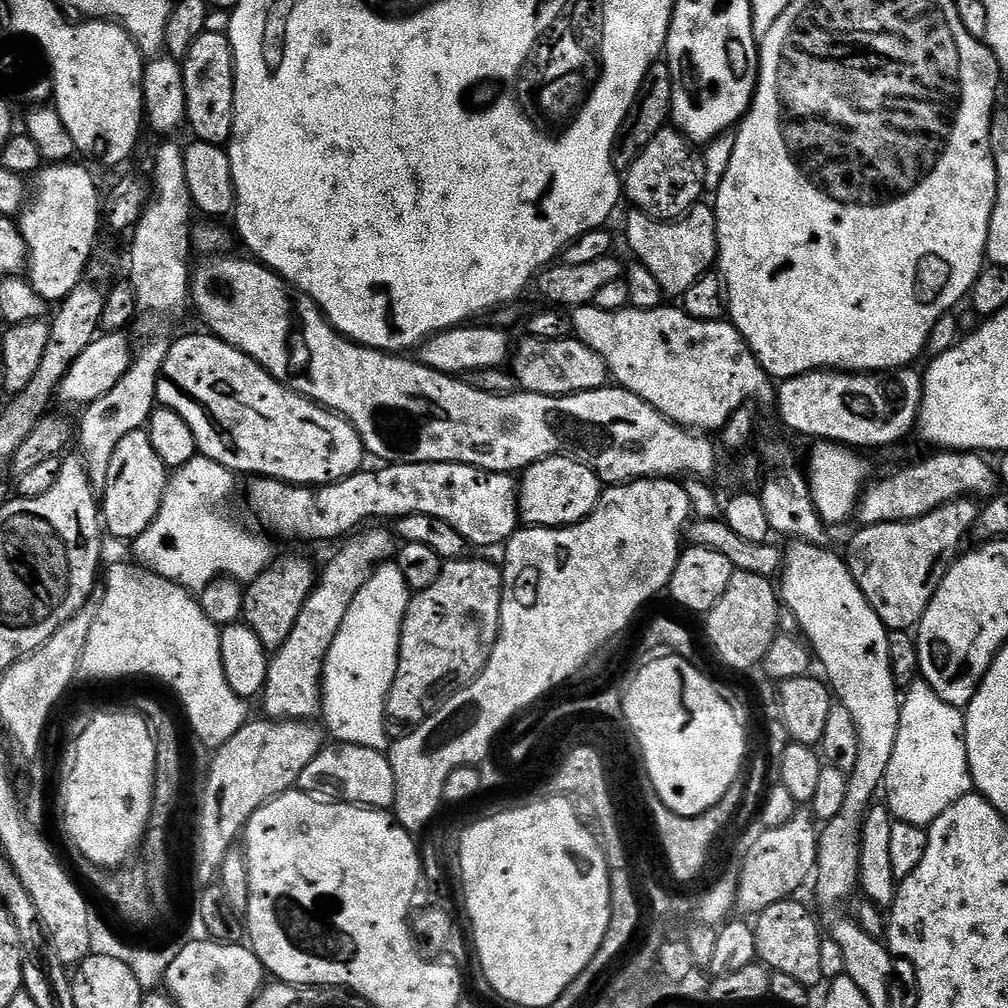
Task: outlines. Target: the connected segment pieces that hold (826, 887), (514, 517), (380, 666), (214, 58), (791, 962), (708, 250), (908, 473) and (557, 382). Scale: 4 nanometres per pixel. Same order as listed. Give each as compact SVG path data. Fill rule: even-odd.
M792 542L788 544L782 552L782 567L778 573L778 595L782 601L783 607L788 608L794 614L794 618L798 618L798 626L800 632L806 637L806 643L814 653L818 664L824 667L822 671L823 679L832 690L833 697L841 704L846 706L847 712L854 717L854 726L858 726L858 762L854 762L854 770L847 773L848 785L846 786L846 802L842 806L842 811L835 816L834 819L827 821L819 829L818 843L816 845L816 867L814 869L814 884L816 880L816 896L825 904L826 907L832 908L835 904L840 904L843 900L848 900L852 896L852 891L857 891L860 883L860 828L864 825L864 816L868 809L872 807L877 799L878 793L883 789L884 779L886 778L886 766L890 766L890 757L894 755L894 742L898 742L898 726L900 725L900 702L901 697L898 695L898 689L894 682L894 674L890 670L890 642L888 641L888 633L890 629L882 622L882 618L878 618L878 614L874 614L874 610L870 606L870 602L866 602L866 594L862 594L862 590L858 586L858 582L854 582L854 578L850 574L845 557L840 556L836 552L831 552L828 546L820 547L814 544Z
M450 462L385 463L377 472L368 471L355 472L350 478L333 484L287 484L281 480L256 478L251 481L253 484L248 488L248 508L256 515L261 529L269 528L269 530L264 530L271 533L273 537L285 536L288 540L337 539L336 541L339 541L369 522L384 522L387 516L399 518L410 514L430 514L430 518L442 518L442 522L454 526L454 530L462 534L462 538L468 545L476 547L477 544L480 548L492 548L495 544L507 545L509 538L517 532L518 525L521 523L518 507L518 480L515 475Z
M394 562L381 564L369 575L354 598L334 646L324 663L322 717L333 741L387 753L390 748L386 725L388 695L400 661L400 631L408 609L410 589Z
M203 32L190 46L182 61L184 70L185 106L188 111L187 127L192 127L192 136L207 144L227 145L232 137L232 107L234 106L234 82L236 81L232 67L232 48L228 45L228 37L222 32Z
M789 898L774 902L774 906L766 906L766 910L755 917L756 958L765 968L778 974L787 974L812 990L816 983L824 980L821 965L822 933L811 910L798 901Z
M697 203L688 213L678 220L653 220L651 216L635 210L629 211L628 216L628 248L636 255L635 259L650 274L654 274L654 282L660 291L668 298L679 298L683 292L690 290L699 276L709 275L708 268L718 260L718 234L716 233L716 213L711 203Z
M933 451L933 456L925 458L921 464L912 464L876 485L865 487L864 495L858 505L860 524L906 524L930 514L946 502L965 498L988 498L997 491L998 472L987 464L979 452ZM873 487L873 488L872 488ZM996 488L996 489L995 489Z
M533 336L524 338L524 341L517 348L515 345L514 351L511 353L510 371L512 377L516 379L517 385L523 391L546 394L547 396L573 396L579 392L598 390L605 387L610 380L604 359L598 354L594 354L594 350L590 350L590 346L586 346L575 338L566 340L539 340Z

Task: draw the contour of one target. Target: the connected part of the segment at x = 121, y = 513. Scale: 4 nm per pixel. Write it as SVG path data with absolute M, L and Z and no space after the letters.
M147 431L126 434L118 442L118 450L114 450L114 458L110 458L110 474L102 489L102 524L107 535L109 532L114 539L125 542L137 540L152 525L162 506L169 475L162 458L154 454Z

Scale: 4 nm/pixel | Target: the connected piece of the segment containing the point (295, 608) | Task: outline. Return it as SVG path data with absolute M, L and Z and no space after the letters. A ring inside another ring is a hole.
M288 560L285 564L273 563L271 568L244 588L242 620L250 630L254 630L264 648L275 650L286 642L286 638L290 638L290 630L294 630L294 622L298 622L298 614L315 588L317 579L317 569L312 569L310 561Z

